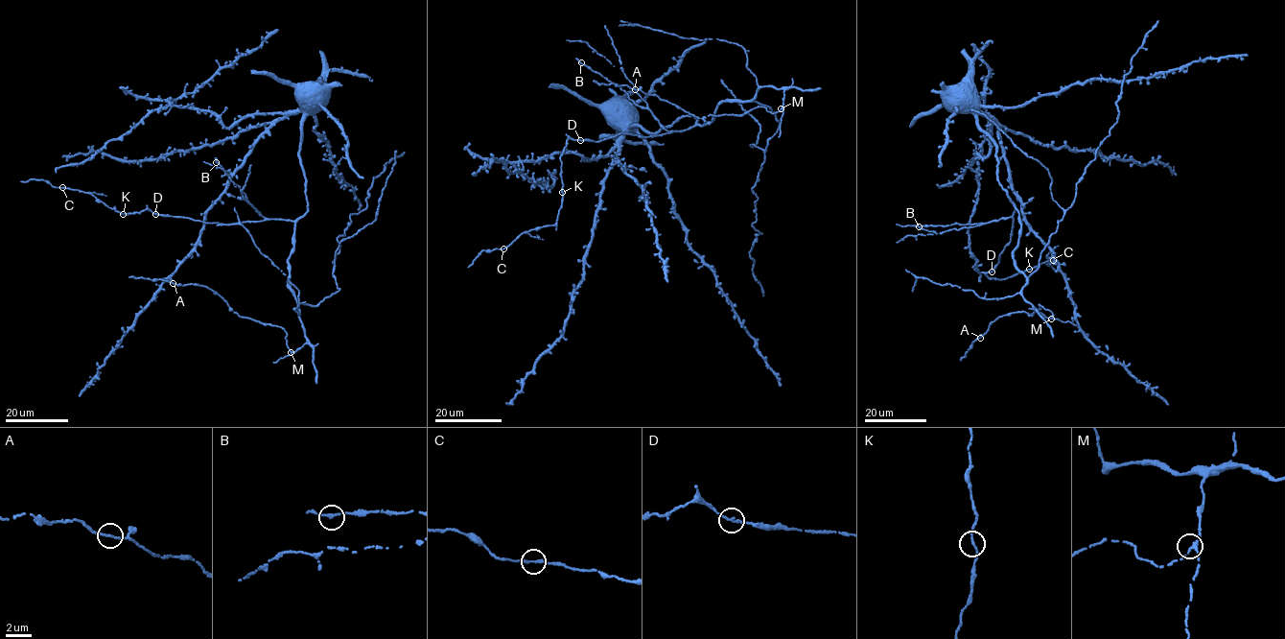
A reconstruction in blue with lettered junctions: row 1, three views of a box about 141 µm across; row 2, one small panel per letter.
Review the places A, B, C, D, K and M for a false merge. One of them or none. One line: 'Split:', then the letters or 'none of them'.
Split: none of them

